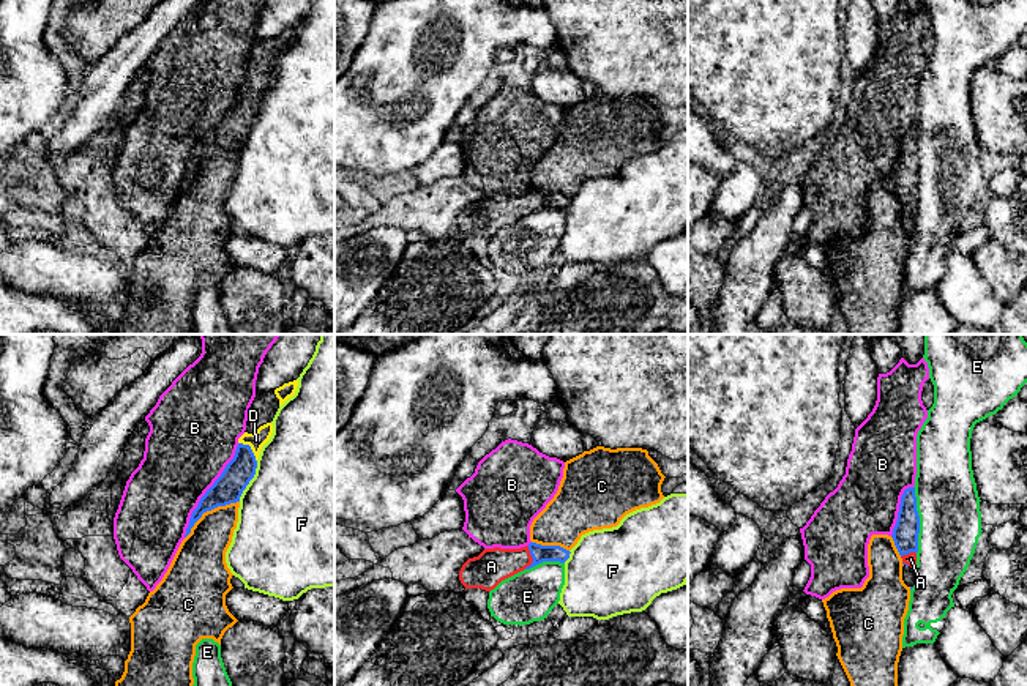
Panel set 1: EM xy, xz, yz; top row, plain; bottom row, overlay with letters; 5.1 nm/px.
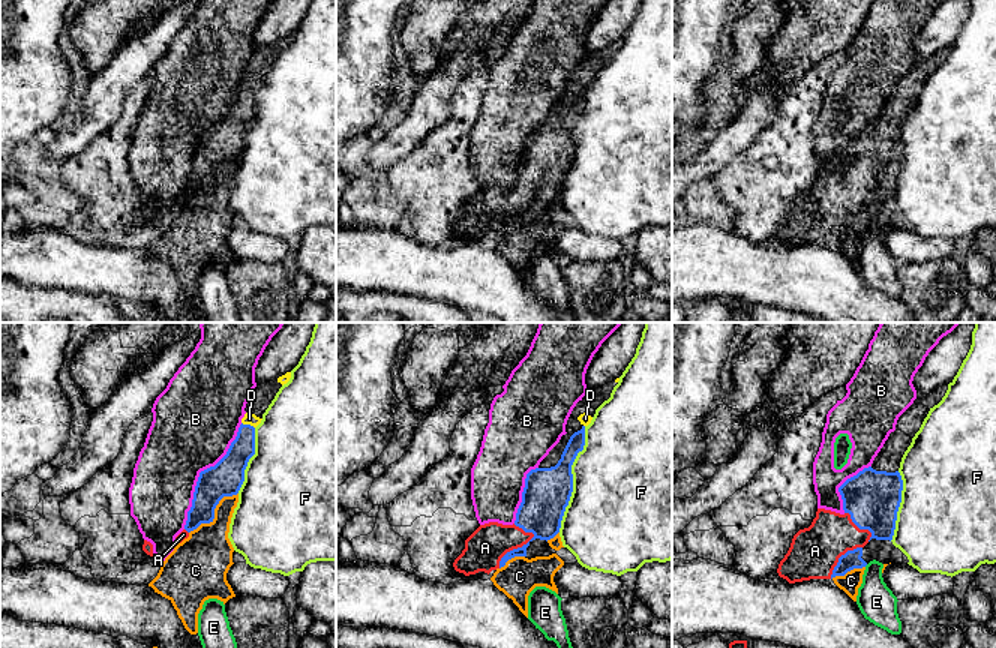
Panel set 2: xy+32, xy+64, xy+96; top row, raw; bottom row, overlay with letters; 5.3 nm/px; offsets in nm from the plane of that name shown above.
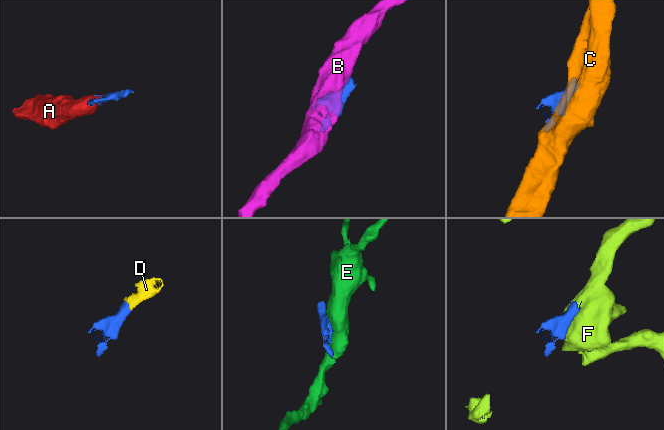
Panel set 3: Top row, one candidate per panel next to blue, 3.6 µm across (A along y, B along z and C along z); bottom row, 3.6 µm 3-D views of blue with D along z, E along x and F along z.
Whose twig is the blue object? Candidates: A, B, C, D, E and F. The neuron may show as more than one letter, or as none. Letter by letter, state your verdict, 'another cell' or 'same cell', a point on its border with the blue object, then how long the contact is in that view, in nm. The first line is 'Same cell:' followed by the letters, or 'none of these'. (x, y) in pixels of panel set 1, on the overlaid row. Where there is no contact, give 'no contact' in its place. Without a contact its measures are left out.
Same cell: A, D
A: same cell; contact xz (532, 557); length 120 nm
B: another cell; contact xy (207, 491); length 550 nm
C: another cell; contact xy (209, 510); length 340 nm
D: same cell; contact xy (250, 448); length 140 nm
E: another cell; contact yz (918, 519); length 340 nm
F: another cell; contact xy (250, 480); length 220 nm

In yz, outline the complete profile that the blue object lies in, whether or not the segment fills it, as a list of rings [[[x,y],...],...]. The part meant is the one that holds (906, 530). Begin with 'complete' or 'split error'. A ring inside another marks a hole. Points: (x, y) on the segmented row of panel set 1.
split error | [[[915,487],[904,490],[901,497],[898,520],[893,528],[893,541],[902,558],[902,565],[915,569],[918,552],[920,516],[917,511]]]

